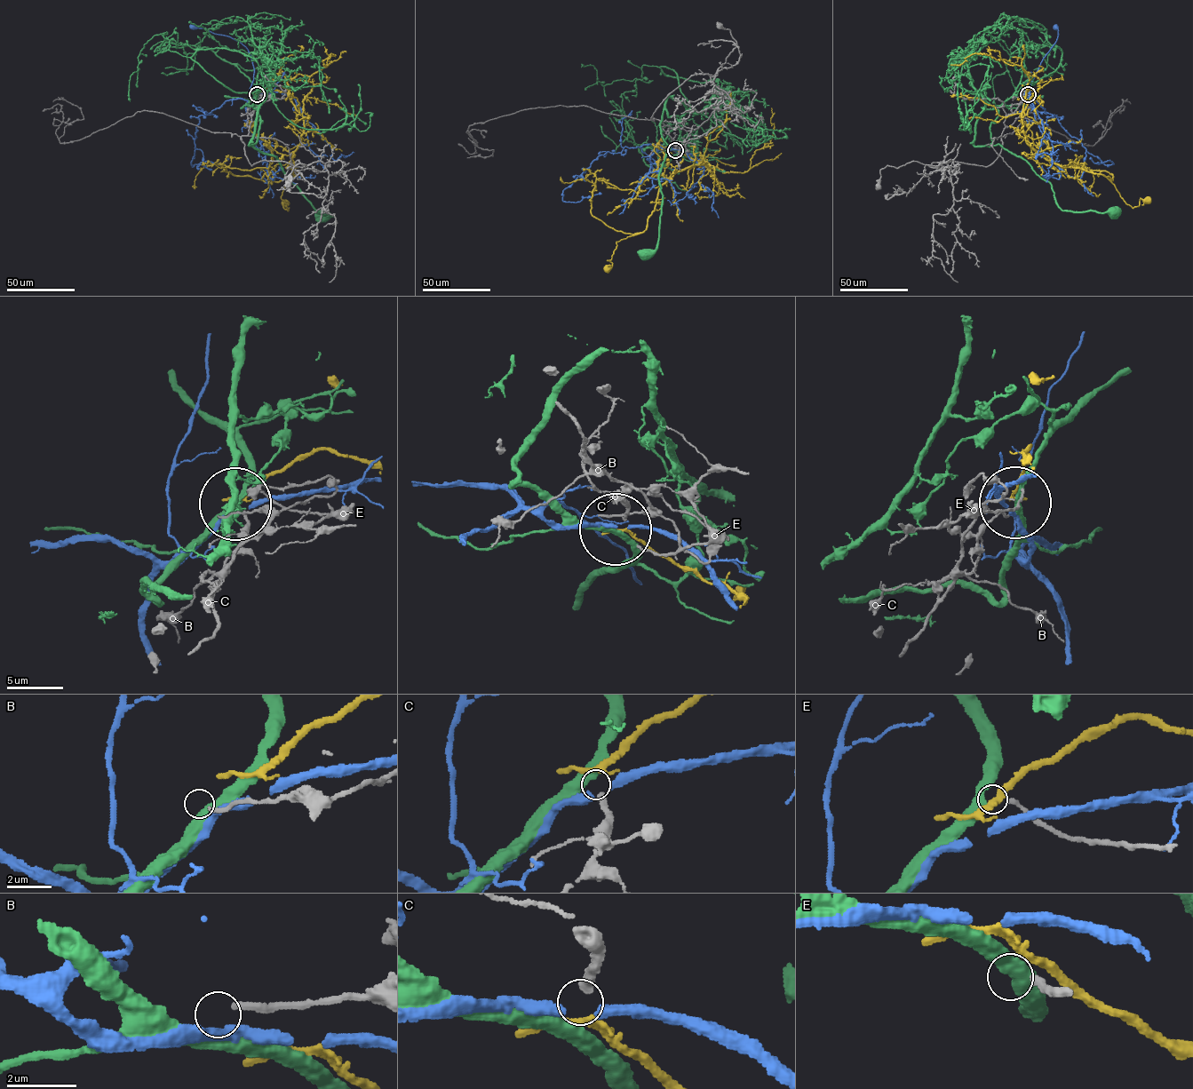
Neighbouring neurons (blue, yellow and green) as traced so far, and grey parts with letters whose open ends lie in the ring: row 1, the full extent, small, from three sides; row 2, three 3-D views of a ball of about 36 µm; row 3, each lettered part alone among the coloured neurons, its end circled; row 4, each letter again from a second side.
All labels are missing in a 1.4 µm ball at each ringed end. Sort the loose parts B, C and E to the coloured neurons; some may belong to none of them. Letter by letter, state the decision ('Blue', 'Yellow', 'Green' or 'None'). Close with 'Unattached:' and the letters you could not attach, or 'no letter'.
B: None
C: Yellow
E: None
Unattached: B, E

